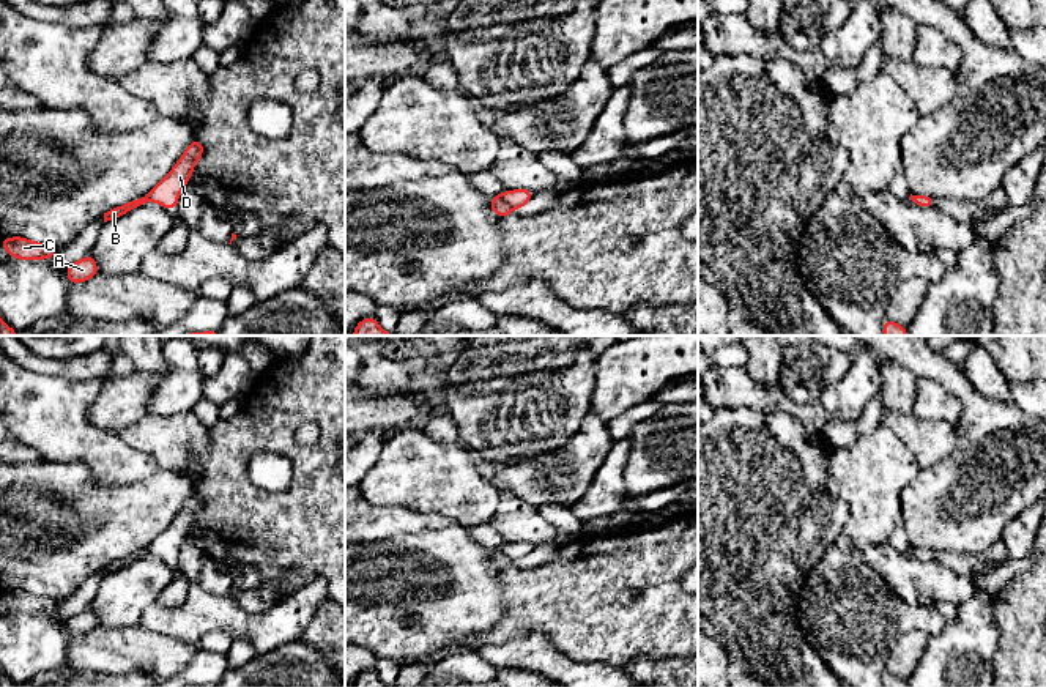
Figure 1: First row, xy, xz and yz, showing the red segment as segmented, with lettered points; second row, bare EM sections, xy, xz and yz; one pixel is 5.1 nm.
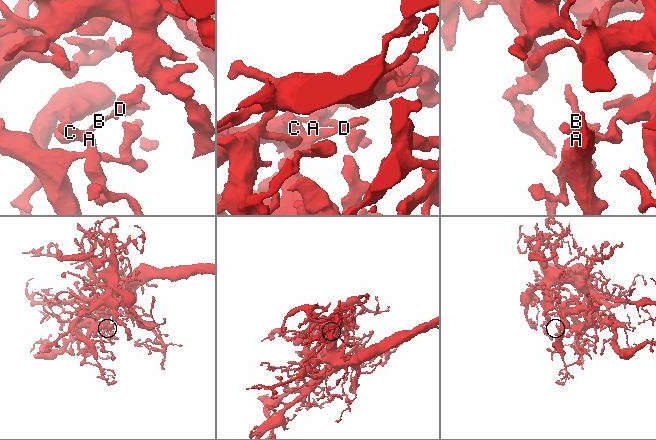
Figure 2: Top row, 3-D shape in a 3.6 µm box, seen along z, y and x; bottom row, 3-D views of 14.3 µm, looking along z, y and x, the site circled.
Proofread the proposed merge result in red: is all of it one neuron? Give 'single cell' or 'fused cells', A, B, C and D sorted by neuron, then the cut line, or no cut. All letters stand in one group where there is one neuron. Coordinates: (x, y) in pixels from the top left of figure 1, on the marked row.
fused cells | A B C / D | xz (500, 196), (512, 210)

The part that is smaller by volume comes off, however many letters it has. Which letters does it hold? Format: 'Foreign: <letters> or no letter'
Foreign: D

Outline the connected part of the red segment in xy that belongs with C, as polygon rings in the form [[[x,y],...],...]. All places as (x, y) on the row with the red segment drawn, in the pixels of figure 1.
[[[11,236],[0,240],[2,247],[9,254],[11,258],[19,260],[43,260],[57,257],[58,249],[44,244],[35,243],[22,236]]]

